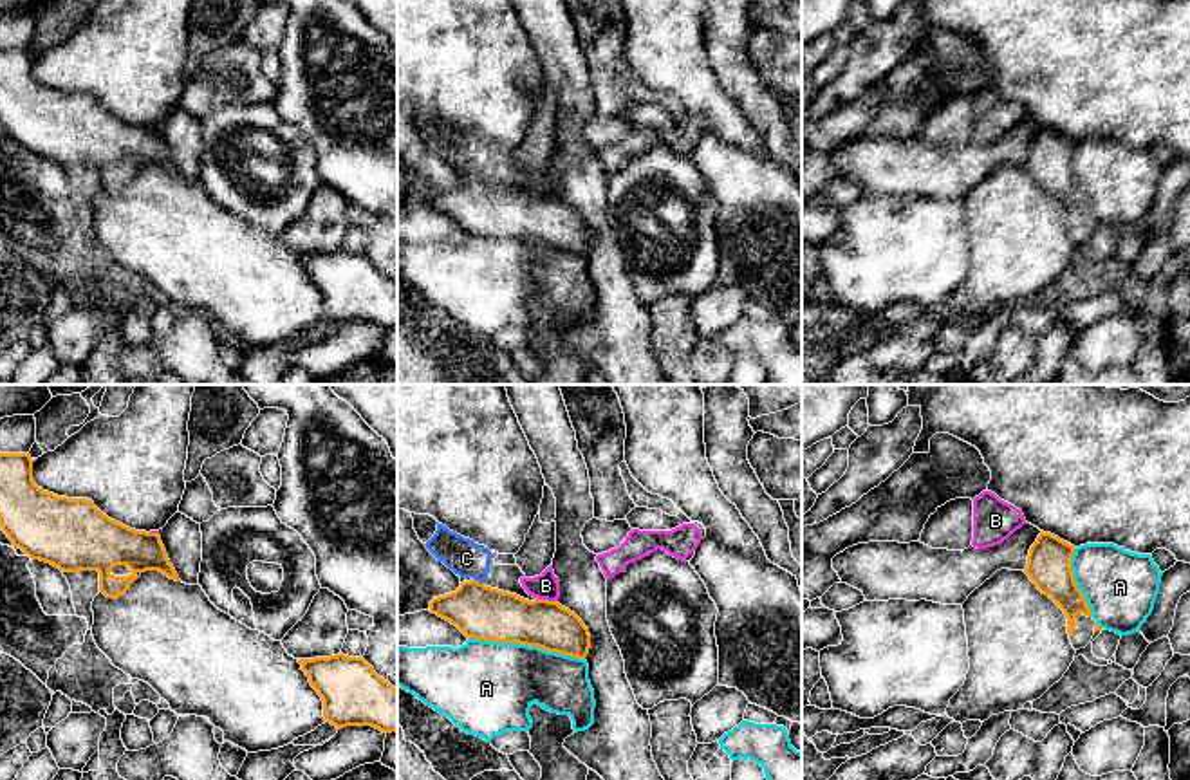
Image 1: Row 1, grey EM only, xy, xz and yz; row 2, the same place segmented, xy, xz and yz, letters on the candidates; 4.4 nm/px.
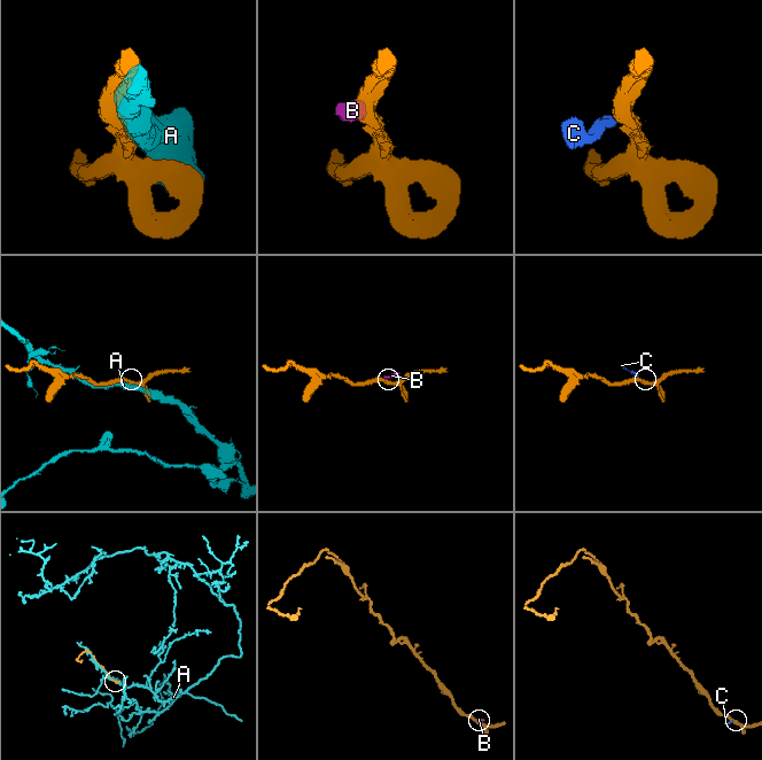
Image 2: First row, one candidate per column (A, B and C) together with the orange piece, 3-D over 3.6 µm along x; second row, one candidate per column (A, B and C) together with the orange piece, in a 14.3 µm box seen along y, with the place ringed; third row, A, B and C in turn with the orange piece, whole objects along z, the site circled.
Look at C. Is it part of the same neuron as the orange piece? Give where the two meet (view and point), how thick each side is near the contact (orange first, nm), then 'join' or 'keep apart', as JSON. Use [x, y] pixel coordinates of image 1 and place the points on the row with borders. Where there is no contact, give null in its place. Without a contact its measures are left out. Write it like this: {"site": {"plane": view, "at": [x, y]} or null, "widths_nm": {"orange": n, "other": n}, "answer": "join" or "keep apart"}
{"site": {"plane": "xz", "at": [477, 582]}, "widths_nm": {"orange": 240, "other": 160}, "answer": "keep apart"}

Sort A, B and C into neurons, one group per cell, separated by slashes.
A / B C

